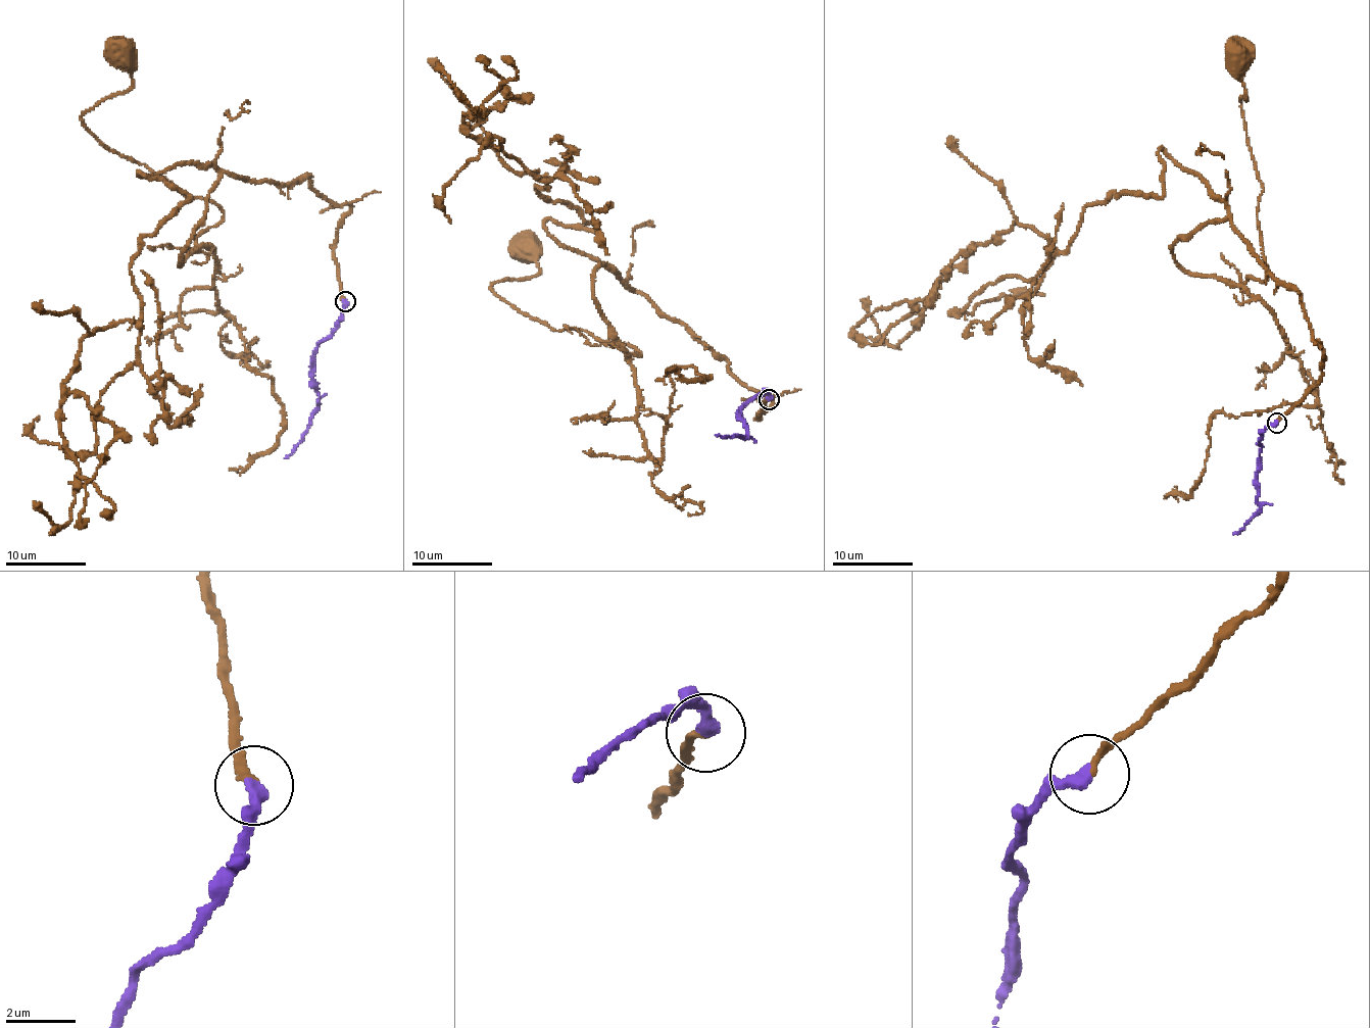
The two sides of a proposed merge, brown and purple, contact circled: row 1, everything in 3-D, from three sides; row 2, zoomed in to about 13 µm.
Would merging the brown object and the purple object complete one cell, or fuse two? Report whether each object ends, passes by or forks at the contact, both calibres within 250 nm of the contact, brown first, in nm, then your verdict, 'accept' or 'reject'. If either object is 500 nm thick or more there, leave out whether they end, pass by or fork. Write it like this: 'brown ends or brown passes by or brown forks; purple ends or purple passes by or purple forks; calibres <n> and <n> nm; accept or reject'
brown ends; purple ends; calibres 240 and 360 nm; accept

